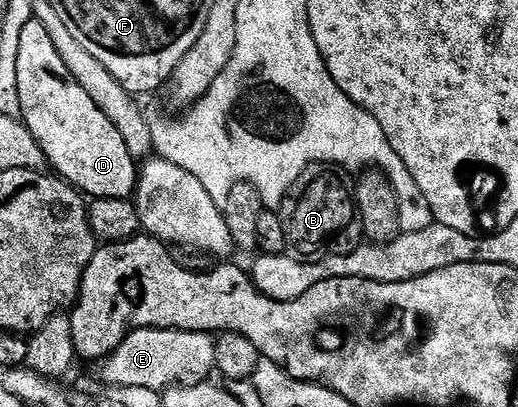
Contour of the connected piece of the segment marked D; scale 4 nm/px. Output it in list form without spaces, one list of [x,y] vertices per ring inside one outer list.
[[[38,19],[27,21],[19,37],[19,105],[25,128],[39,141],[45,162],[60,178],[94,199],[127,199],[137,190],[139,163],[127,153],[111,117],[91,101],[87,89],[71,77],[47,29]]]

